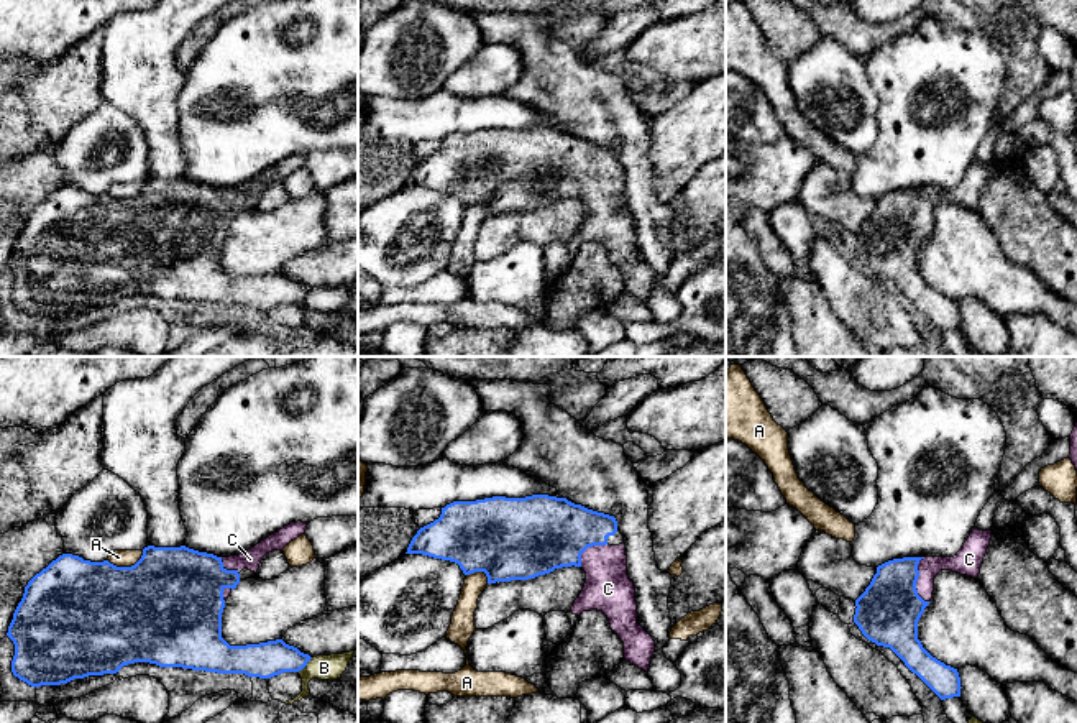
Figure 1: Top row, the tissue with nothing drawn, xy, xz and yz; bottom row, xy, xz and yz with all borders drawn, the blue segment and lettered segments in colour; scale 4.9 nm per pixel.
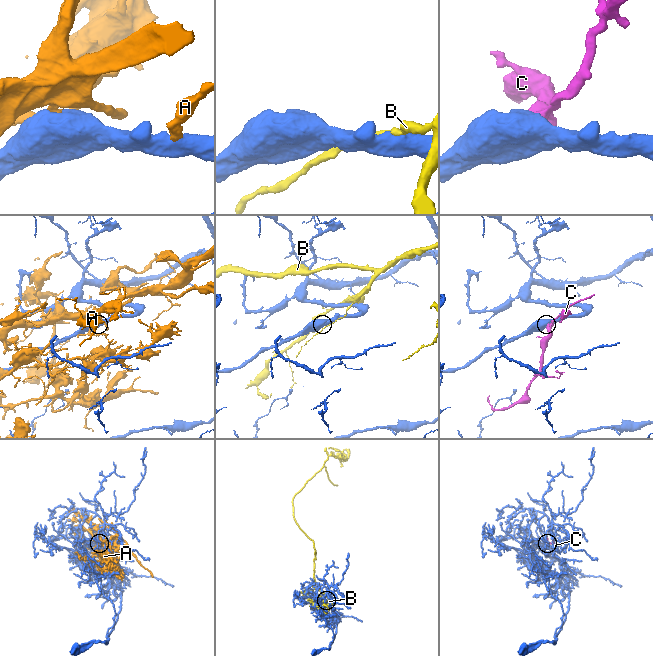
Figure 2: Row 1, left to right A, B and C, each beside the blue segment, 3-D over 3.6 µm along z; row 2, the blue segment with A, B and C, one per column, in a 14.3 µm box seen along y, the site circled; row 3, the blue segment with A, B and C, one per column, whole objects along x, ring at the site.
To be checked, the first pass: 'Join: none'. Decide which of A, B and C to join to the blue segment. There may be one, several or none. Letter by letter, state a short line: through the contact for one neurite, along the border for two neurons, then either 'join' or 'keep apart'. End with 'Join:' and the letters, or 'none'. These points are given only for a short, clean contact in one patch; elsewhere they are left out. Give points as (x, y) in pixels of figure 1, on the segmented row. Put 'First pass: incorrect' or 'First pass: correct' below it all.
A: keep apart
B: keep apart
C: line yz (887, 613), (916, 580), (931, 566), (964, 562); join
Join: C
First pass: incorrect

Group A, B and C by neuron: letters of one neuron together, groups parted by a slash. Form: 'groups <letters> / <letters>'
groups A / B / C

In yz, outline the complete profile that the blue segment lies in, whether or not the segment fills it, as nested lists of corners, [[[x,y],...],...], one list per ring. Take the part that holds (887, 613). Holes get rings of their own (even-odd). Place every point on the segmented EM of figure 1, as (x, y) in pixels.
[[[972,529],[969,539],[954,557],[903,557],[877,567],[870,585],[855,600],[854,623],[877,646],[890,647],[905,665],[916,674],[941,700],[960,697],[957,669],[933,657],[918,639],[918,621],[929,605],[934,578],[941,570],[978,578],[980,567],[992,541],[992,531]]]

